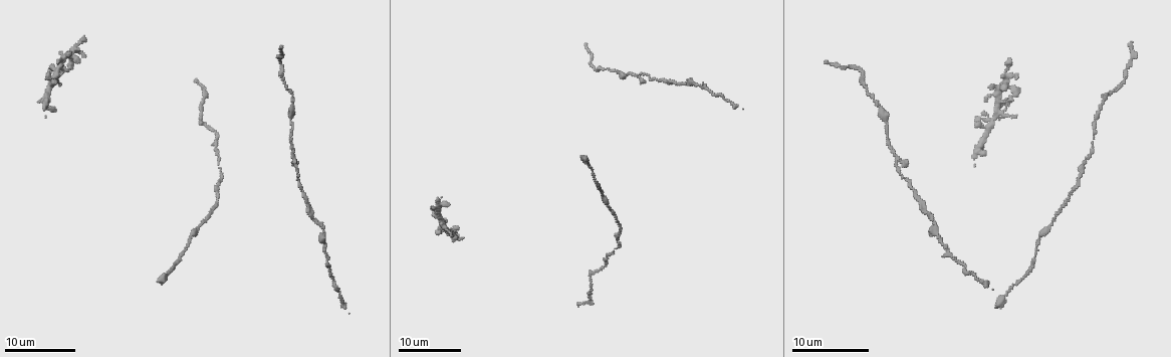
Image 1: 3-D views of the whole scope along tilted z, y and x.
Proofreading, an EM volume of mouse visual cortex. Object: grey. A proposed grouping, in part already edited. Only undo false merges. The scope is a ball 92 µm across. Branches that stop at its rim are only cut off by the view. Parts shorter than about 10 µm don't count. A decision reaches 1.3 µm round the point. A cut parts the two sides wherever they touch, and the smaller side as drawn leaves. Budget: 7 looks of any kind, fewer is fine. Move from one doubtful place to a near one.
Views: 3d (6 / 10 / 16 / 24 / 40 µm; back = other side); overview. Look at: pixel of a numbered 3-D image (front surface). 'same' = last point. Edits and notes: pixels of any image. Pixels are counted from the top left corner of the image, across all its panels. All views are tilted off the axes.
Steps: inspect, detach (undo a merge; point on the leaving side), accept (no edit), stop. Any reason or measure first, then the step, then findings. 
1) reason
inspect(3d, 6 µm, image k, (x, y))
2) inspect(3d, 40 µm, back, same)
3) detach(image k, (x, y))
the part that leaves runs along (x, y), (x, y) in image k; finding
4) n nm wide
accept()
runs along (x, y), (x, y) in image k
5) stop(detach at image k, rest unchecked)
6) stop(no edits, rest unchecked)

three arms meet
inspect(3d, 16 µm, image 1, (896, 163))

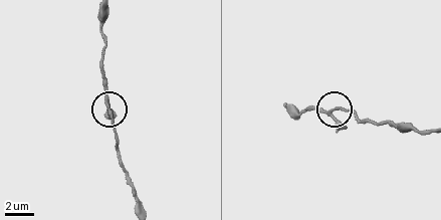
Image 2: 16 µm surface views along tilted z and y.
closer look
inspect(3d, 10 µm, image 2, (108, 111))

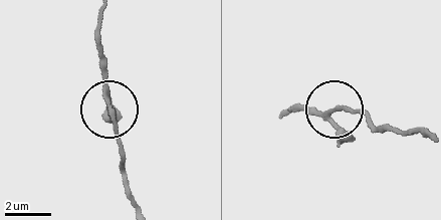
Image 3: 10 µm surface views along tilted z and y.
170 nm wide
accept()
all the same neuron

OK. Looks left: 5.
calibre changes
inspect(3d, 24 µm, image 1, (309, 205))

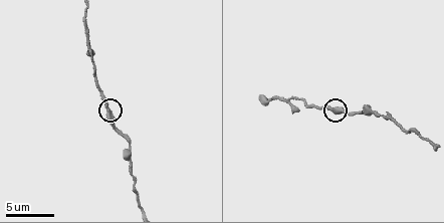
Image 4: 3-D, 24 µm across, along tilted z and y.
inspect(3d, 10 µm, image 4, (106, 110))

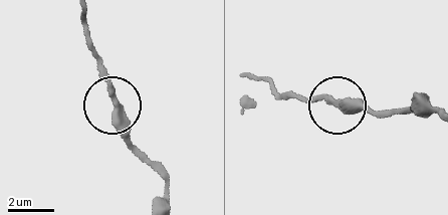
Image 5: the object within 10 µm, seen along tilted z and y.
other side
inspect(3d, 10 µm, back, image 5, (116, 99))

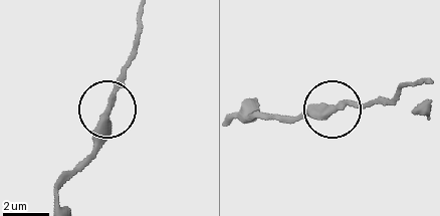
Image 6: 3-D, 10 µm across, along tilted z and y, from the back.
accept()
continuous, no second neuron

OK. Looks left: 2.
inspect(3d, 16 µm, image 1, (605, 199))

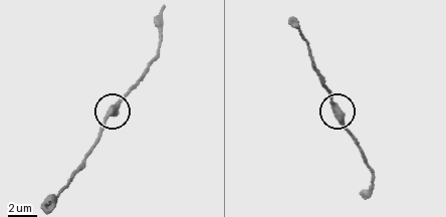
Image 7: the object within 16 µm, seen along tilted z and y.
inspect(3d, 10 µm, image 7, (337, 107))

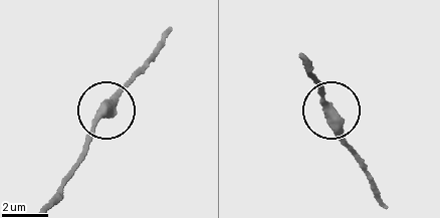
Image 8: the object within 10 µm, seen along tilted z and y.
accept()
runs along (363, 169), (324, 89), (316, 84) in image 8; continuous, no second neuron

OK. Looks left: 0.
stop(no edits, rest unchecked)

